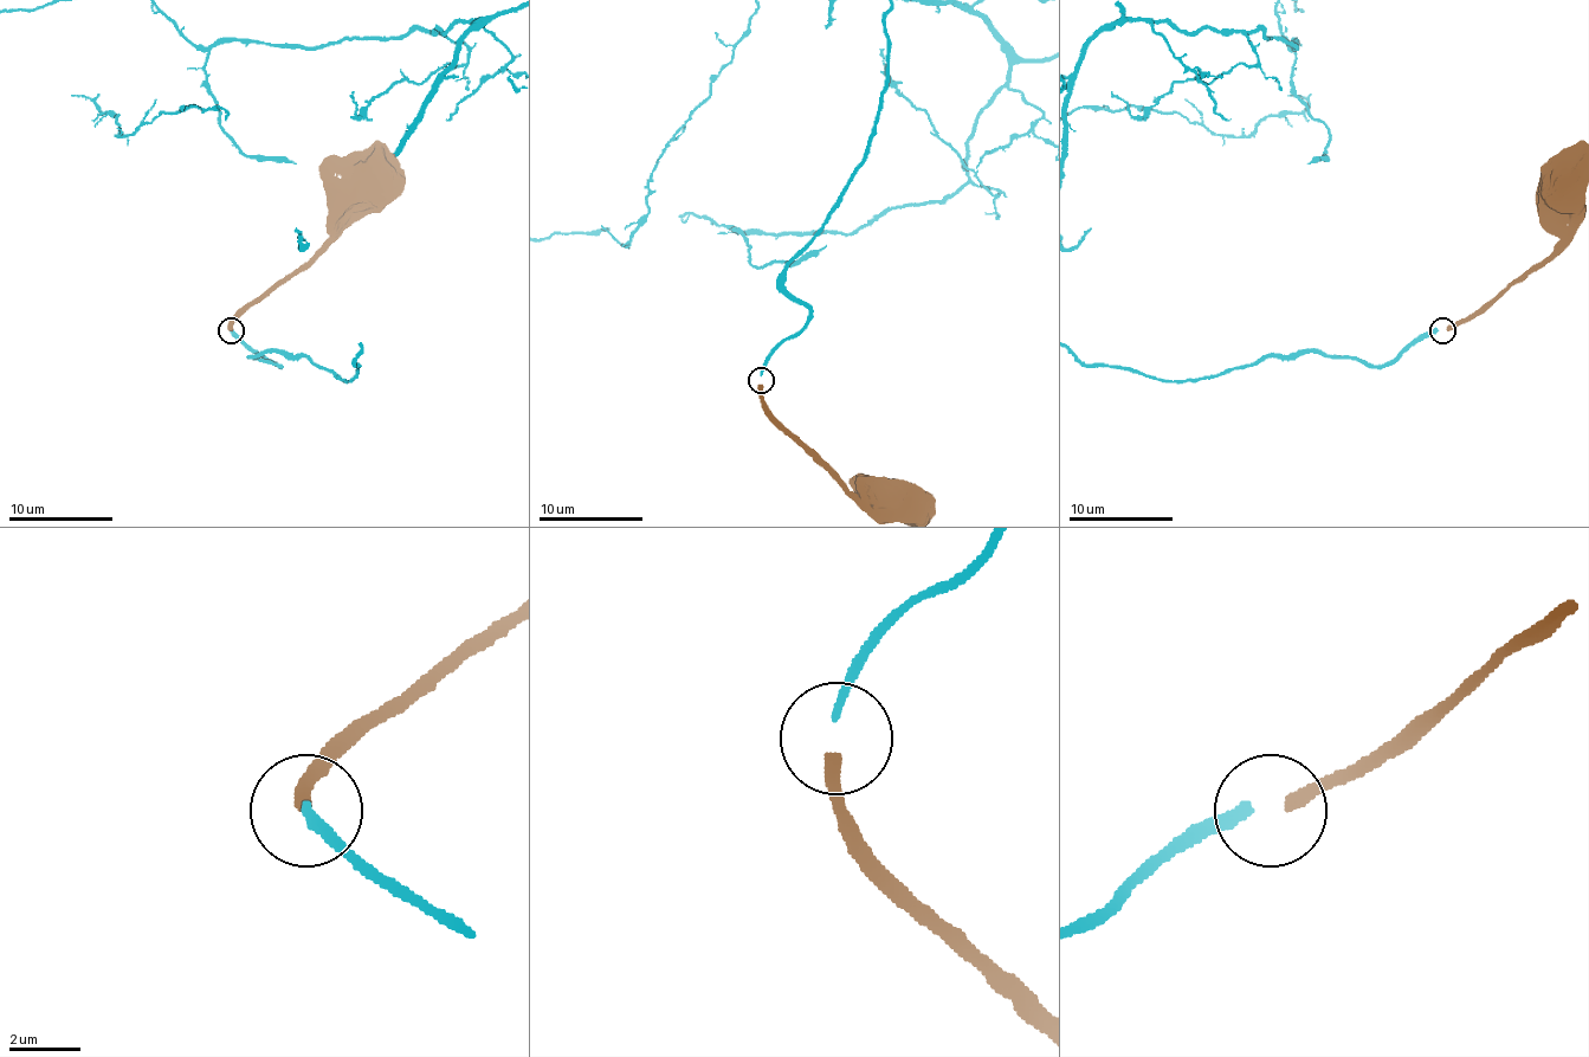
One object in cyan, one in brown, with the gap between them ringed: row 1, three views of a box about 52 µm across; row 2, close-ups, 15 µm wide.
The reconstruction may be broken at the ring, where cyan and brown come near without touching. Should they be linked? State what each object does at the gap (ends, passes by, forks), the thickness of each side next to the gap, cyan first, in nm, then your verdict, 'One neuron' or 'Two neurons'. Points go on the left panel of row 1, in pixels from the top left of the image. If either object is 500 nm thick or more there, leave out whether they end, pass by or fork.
At the ring cyan ends. At the ring brown ends. Thickness 260 nm (cyan) against 360 nm. Two neurons

